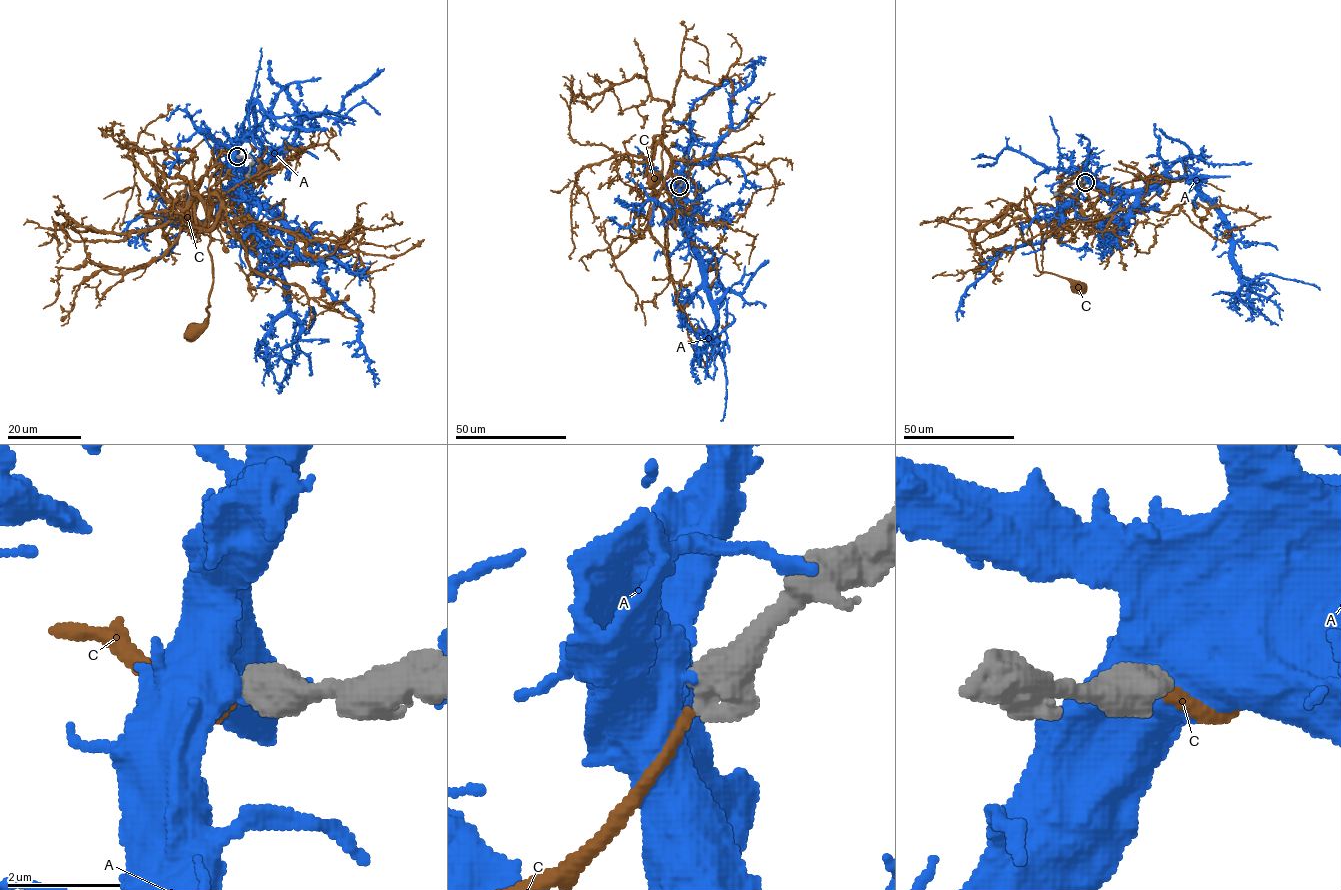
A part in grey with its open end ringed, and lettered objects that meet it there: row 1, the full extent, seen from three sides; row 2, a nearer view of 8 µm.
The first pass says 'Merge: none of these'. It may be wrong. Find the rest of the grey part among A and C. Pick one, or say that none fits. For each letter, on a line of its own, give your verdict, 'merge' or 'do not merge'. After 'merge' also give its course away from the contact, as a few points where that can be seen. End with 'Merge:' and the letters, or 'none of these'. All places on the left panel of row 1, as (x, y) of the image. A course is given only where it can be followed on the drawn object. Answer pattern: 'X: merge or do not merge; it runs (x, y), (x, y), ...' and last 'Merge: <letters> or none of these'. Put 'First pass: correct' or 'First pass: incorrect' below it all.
A: do not merge
C: merge; it runs (237, 156), (221, 153), (197, 184), (192, 234), (190, 182), (213, 278), (208, 316), (193, 329)
Merge: C
First pass: incorrect

